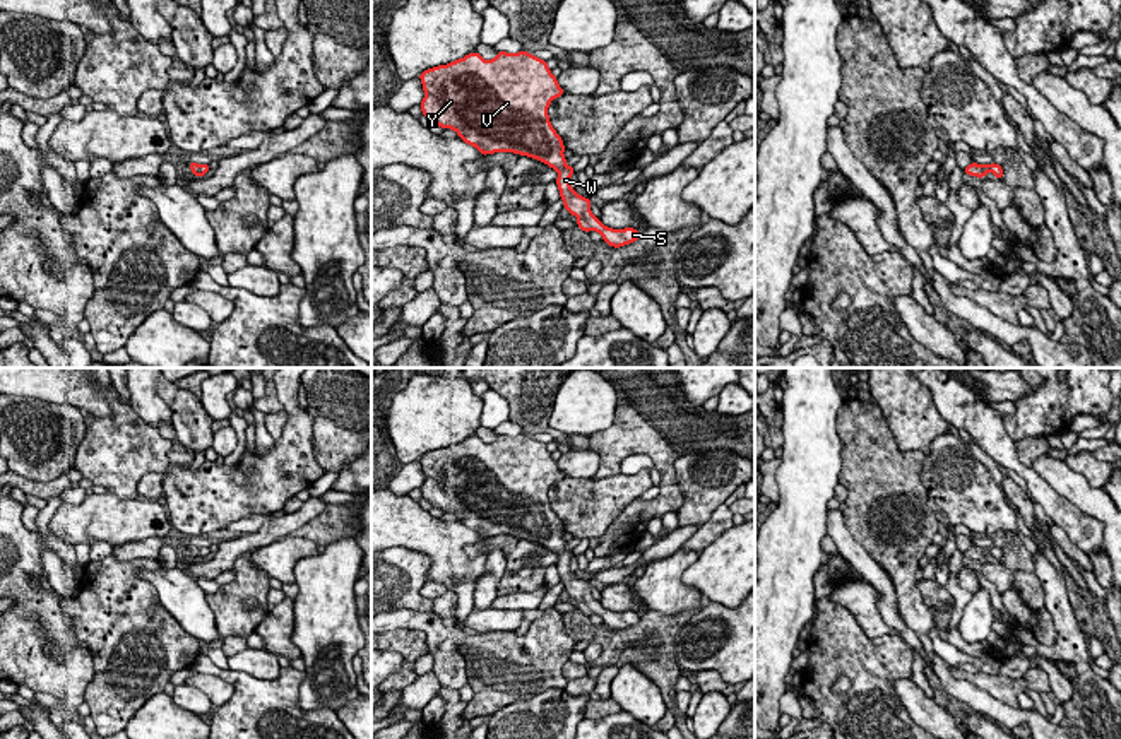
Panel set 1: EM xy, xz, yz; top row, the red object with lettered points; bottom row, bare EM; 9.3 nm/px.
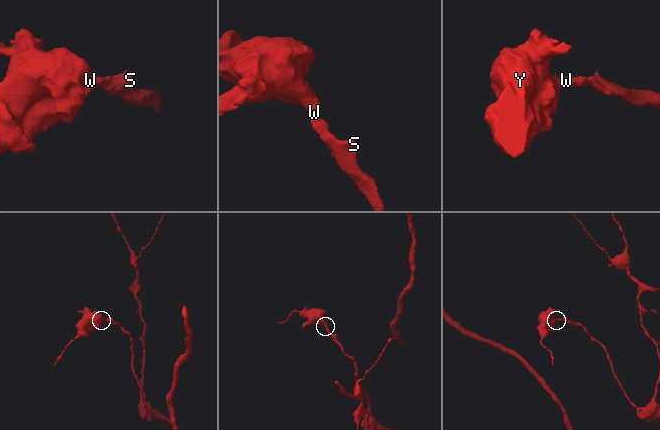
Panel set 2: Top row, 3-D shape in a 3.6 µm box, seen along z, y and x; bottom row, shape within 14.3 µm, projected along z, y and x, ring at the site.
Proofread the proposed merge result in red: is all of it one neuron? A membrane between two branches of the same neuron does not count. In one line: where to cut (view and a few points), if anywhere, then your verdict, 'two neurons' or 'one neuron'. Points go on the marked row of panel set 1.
cut none; one neuron

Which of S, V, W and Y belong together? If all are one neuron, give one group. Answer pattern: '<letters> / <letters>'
S V W Y

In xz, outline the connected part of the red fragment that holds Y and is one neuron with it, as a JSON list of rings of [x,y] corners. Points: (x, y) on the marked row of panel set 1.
[[[477,51],[466,55],[447,65],[438,65],[419,74],[424,99],[419,103],[423,116],[433,125],[455,130],[459,139],[476,147],[479,154],[513,152],[548,164],[558,171],[556,185],[565,210],[575,216],[577,226],[585,231],[597,231],[613,248],[635,243],[640,238],[638,229],[613,229],[601,222],[590,212],[590,198],[582,197],[570,186],[575,173],[566,166],[565,144],[549,121],[548,108],[553,99],[565,94],[558,79],[551,74],[546,60],[529,51],[515,55],[498,51],[493,60],[484,60]]]

